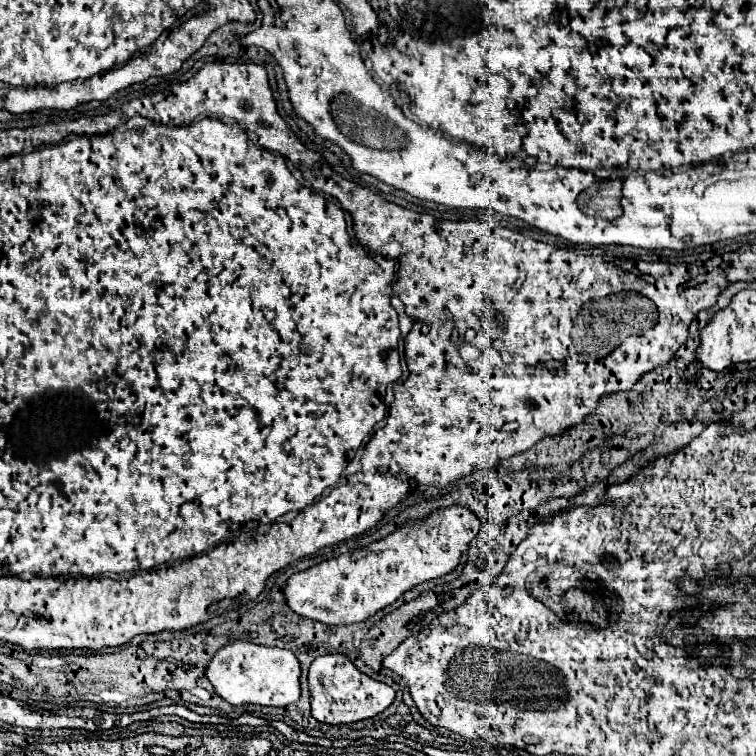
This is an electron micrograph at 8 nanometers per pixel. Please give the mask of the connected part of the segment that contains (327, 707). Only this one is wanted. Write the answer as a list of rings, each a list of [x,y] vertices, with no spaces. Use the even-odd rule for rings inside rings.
[[[327,654],[313,660],[309,668],[309,690],[311,714],[325,724],[351,724],[373,718],[387,710],[395,700],[395,690],[391,686],[369,678],[343,654]]]

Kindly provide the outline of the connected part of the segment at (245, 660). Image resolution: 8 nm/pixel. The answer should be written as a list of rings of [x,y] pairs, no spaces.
[[[235,642],[235,644],[227,644],[223,646],[213,660],[207,666],[207,678],[209,682],[215,686],[215,692],[227,700],[232,705],[255,704],[261,706],[284,707],[293,704],[299,700],[301,696],[301,684],[299,684],[299,676],[301,676],[301,666],[299,660],[295,658],[293,652],[289,650],[281,650],[281,648],[267,648],[267,646],[259,646],[259,644],[251,644],[251,642]]]

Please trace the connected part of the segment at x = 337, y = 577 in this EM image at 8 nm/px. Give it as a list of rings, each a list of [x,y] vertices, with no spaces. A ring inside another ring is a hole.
[[[443,508],[423,522],[405,524],[385,540],[357,550],[357,558],[353,558],[353,554],[341,554],[293,574],[285,586],[287,604],[301,616],[329,626],[365,622],[417,584],[443,578],[453,572],[461,564],[463,552],[469,548],[479,530],[481,524],[469,508]]]

